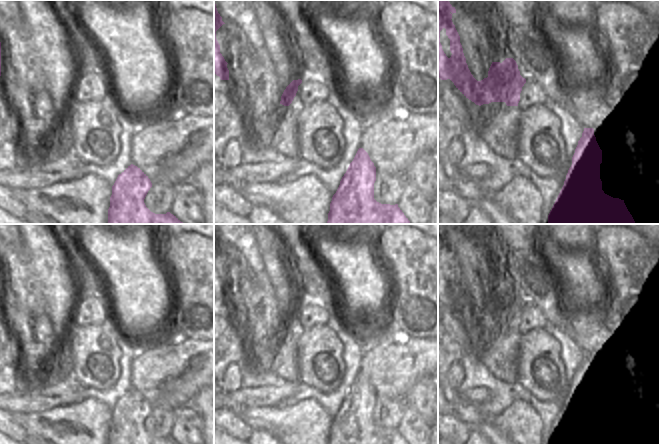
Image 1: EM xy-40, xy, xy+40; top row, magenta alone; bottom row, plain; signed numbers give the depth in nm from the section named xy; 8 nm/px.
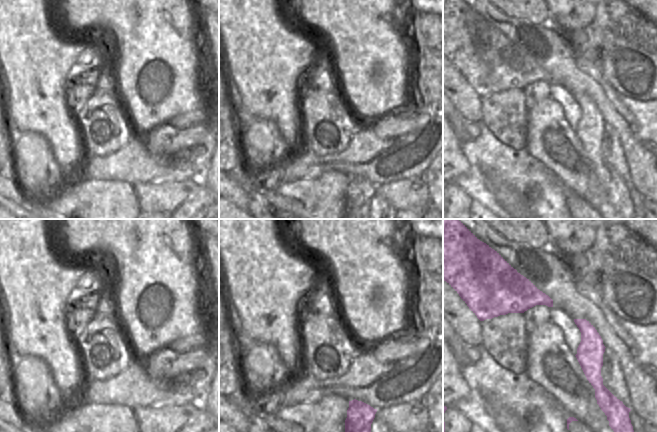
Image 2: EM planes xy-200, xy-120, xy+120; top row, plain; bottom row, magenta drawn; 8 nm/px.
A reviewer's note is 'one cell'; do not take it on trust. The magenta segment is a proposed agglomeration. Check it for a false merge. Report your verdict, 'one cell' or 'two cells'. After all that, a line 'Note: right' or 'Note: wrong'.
two cells
Note: wrong

